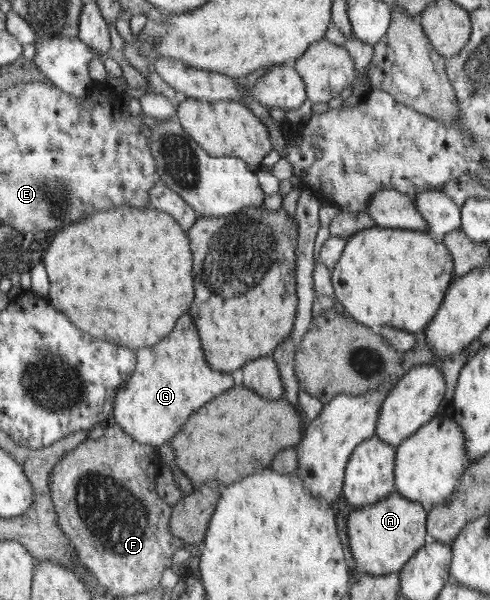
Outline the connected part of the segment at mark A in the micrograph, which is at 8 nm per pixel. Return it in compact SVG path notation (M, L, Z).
M398 494L352 511L348 517L349 548L360 575L384 576L398 573L431 541L427 521L429 509L421 502L411 501Z

